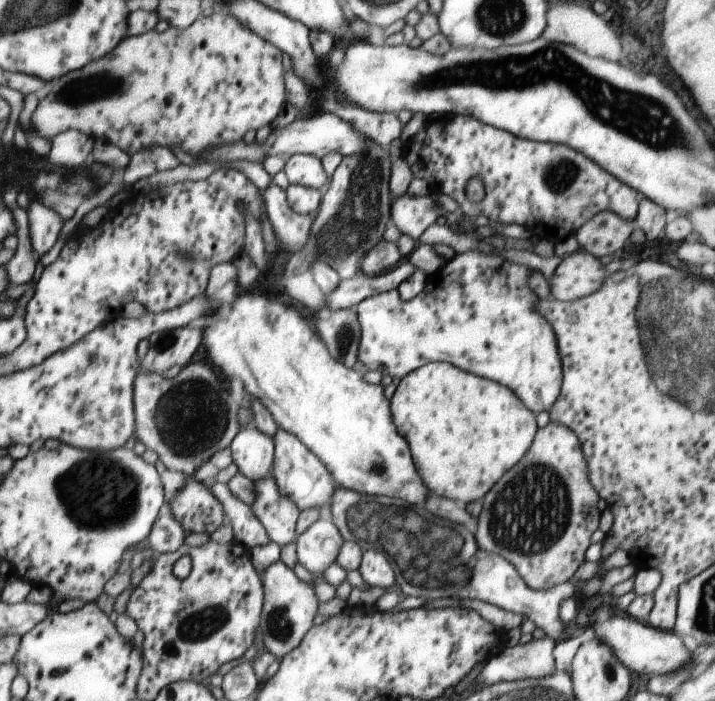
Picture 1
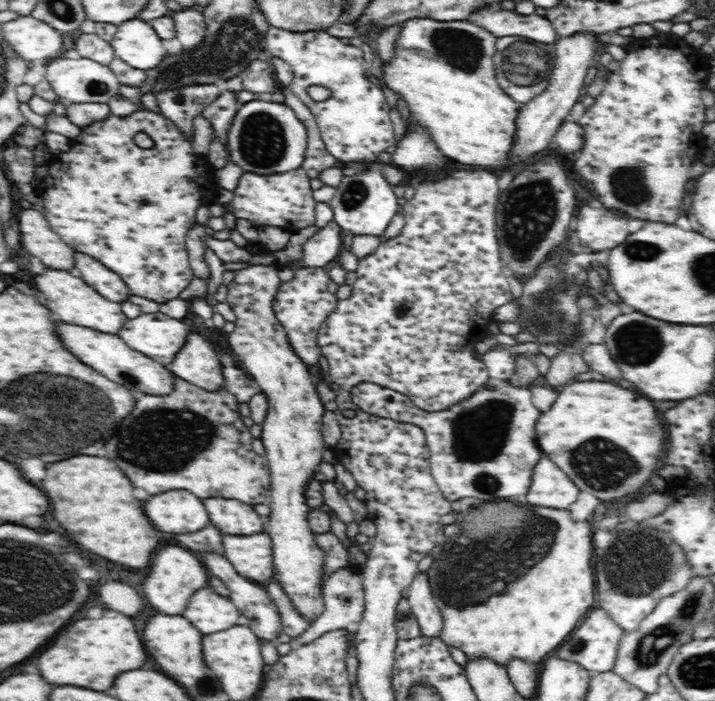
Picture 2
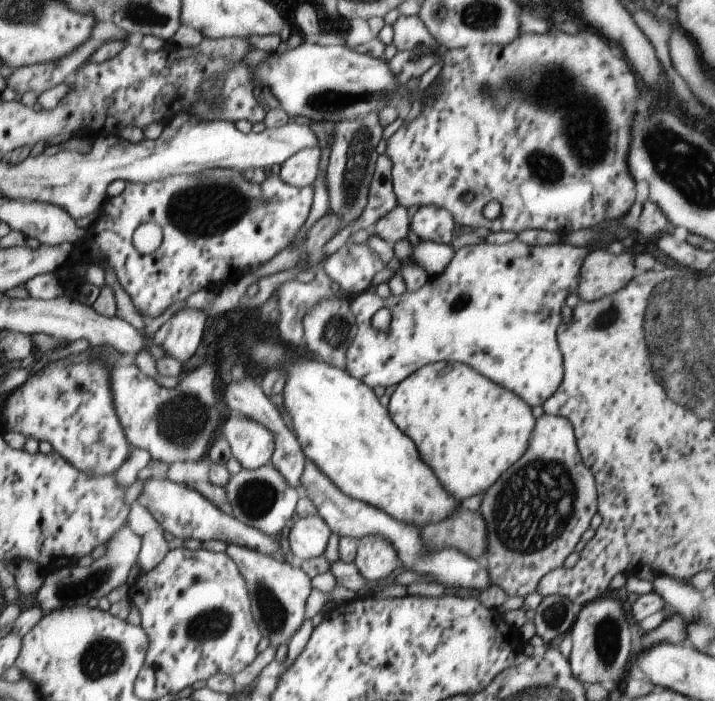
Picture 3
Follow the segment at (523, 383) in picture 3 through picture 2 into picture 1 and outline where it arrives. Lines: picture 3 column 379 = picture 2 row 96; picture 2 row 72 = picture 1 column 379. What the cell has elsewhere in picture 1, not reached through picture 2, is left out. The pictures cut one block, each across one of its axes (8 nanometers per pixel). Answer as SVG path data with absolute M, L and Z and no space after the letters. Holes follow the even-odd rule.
M472 250L455 254L448 266L434 272L442 274L442 278L430 278L430 286L412 300L402 301L397 290L368 296L354 308L361 324L360 361L369 369L384 372L387 380L405 378L430 362L446 362L510 388L534 414L549 412L560 396L562 362L552 326L534 310L539 298L528 286L532 272L531 268L514 264L500 254Z

